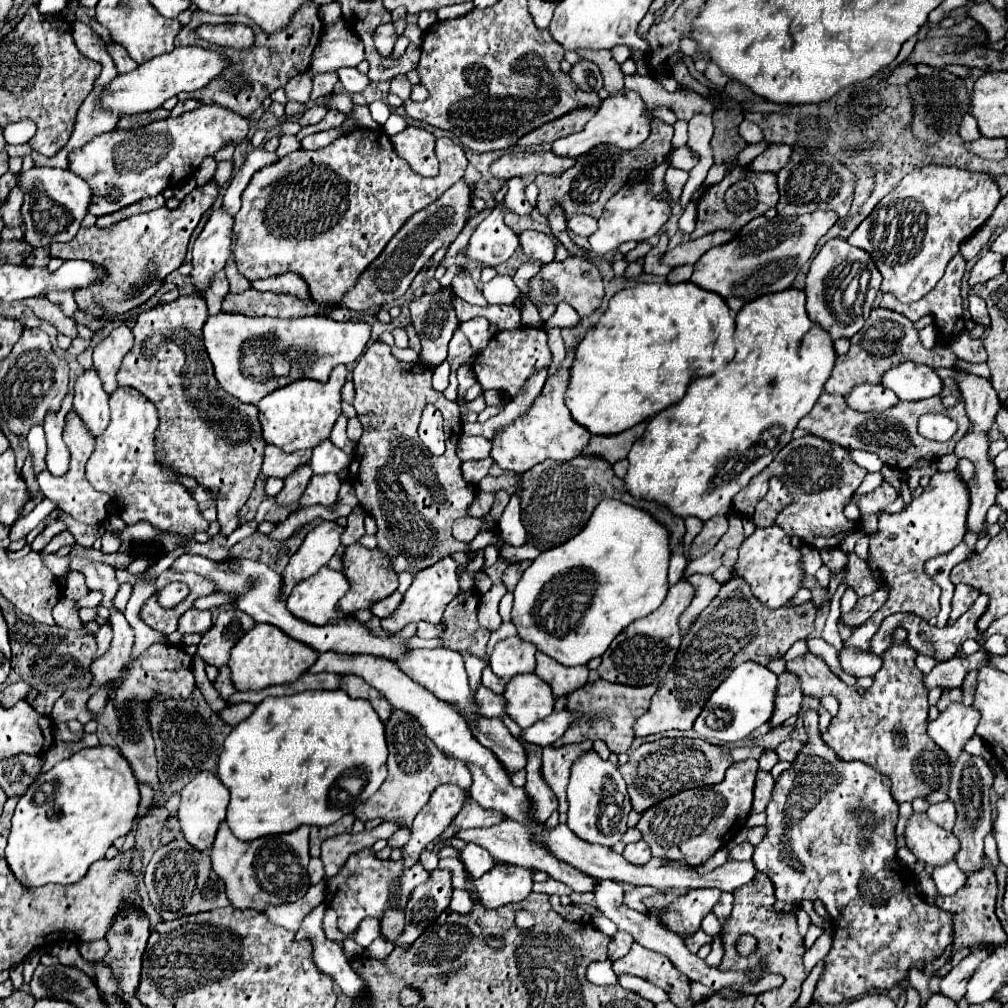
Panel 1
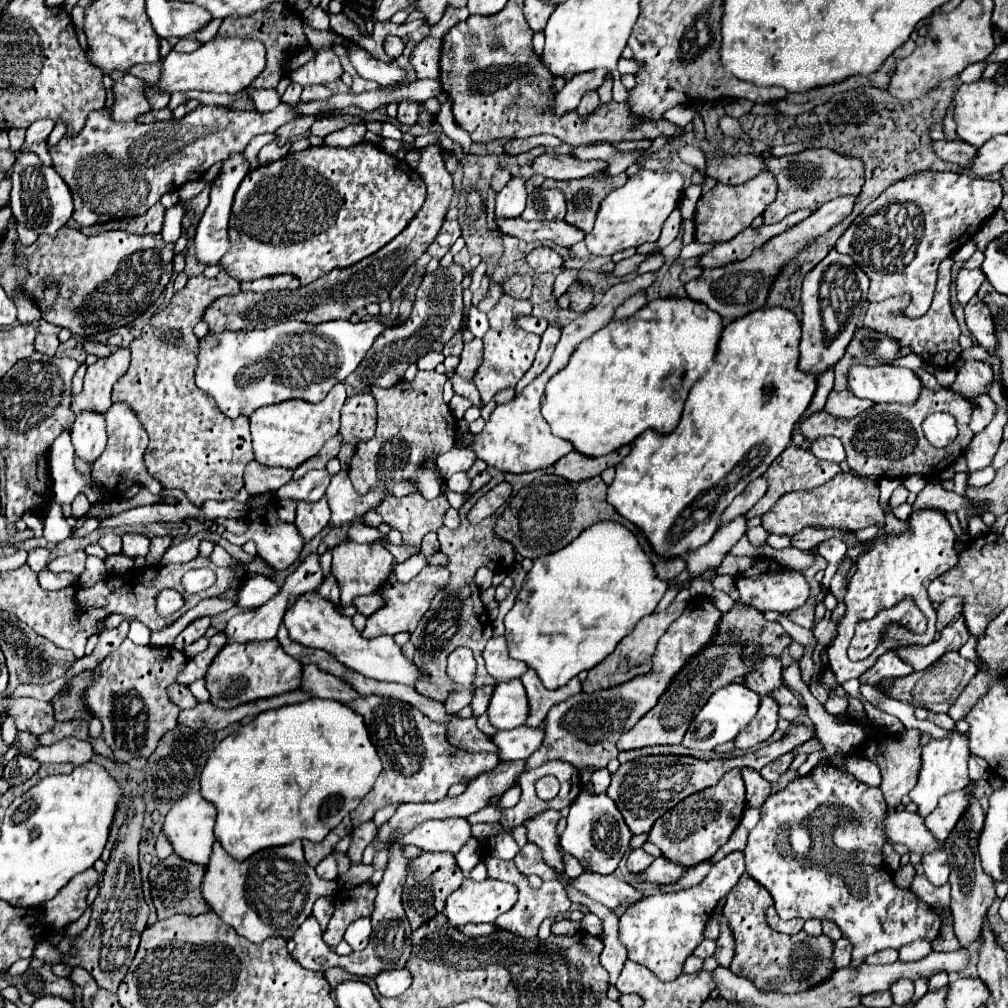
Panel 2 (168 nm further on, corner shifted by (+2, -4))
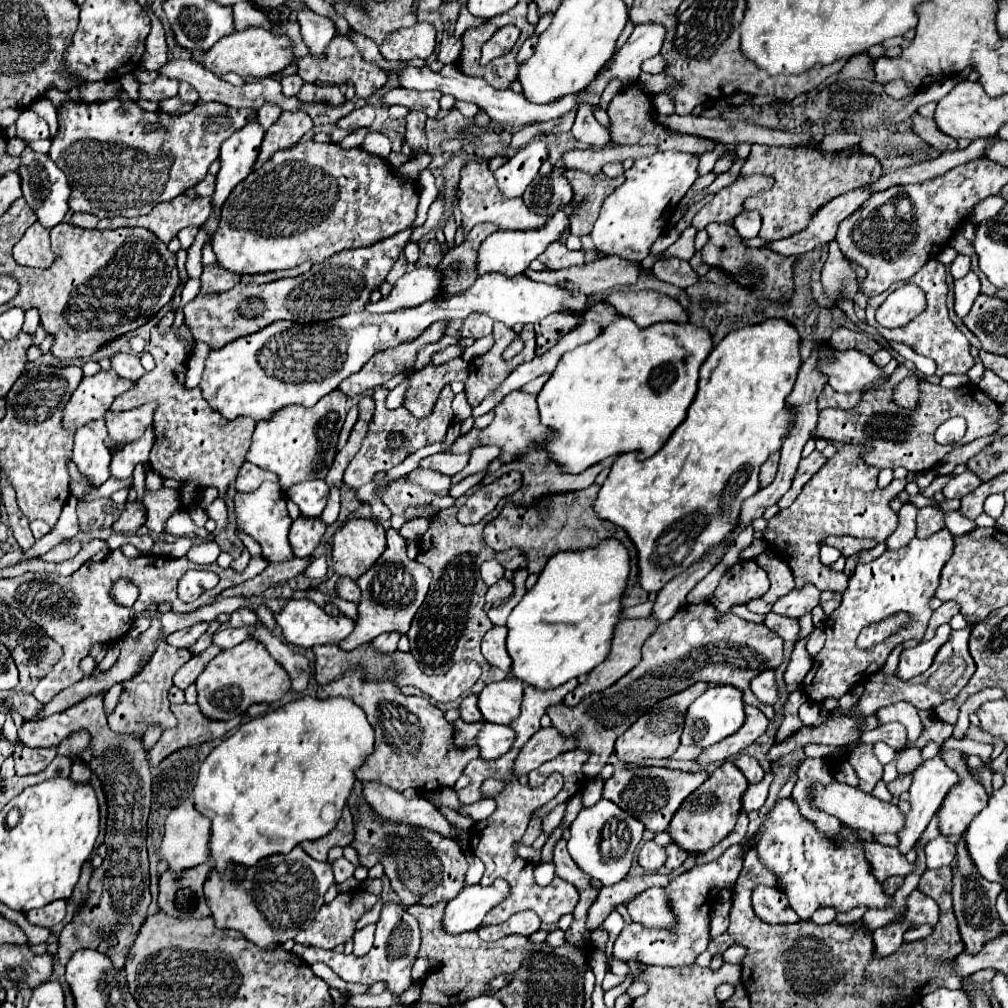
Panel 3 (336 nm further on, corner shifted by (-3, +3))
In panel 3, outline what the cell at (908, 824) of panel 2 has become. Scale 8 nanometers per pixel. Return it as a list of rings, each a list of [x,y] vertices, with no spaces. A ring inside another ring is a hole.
[[[832,782],[828,786],[814,786],[814,806],[836,816],[840,822],[852,826],[852,828],[860,828],[860,830],[868,830],[872,834],[898,834],[898,830],[904,828],[904,814],[900,812],[900,808],[892,802],[884,802],[878,800],[870,794],[864,794],[860,788],[852,788],[848,784],[840,784],[840,782]]]

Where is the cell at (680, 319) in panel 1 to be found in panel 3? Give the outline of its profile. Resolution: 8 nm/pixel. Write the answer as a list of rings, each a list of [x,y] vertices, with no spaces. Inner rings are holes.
[[[616,318],[598,338],[574,348],[572,352],[566,352],[550,380],[538,392],[540,422],[556,430],[556,436],[552,442],[548,442],[546,450],[564,466],[564,470],[572,474],[578,474],[612,454],[640,450],[640,458],[652,456],[684,422],[686,410],[698,390],[698,368],[708,358],[710,350],[712,336],[702,324],[660,322],[640,328],[636,322],[632,322],[632,318]]]

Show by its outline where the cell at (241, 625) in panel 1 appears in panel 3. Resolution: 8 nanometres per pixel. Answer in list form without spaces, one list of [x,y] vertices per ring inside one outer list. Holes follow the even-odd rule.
[[[212,644],[212,646],[208,646],[202,654],[192,656],[192,658],[178,670],[178,674],[174,676],[174,684],[176,684],[178,688],[186,690],[186,688],[200,676],[200,672],[208,666],[208,662],[210,662],[218,652],[220,652],[220,648],[218,648],[216,644]]]

